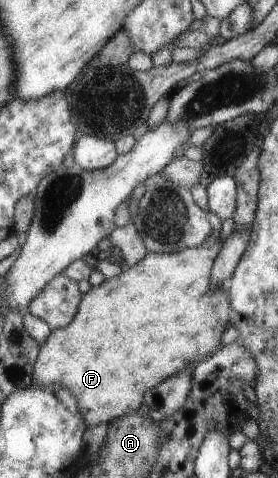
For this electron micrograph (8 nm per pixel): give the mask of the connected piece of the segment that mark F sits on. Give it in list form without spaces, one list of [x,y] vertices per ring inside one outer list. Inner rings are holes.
[[[219,231],[210,233],[204,242],[196,247],[186,248],[174,253],[154,253],[146,252],[146,255],[137,261],[133,266],[123,267],[123,270],[114,277],[107,277],[104,283],[93,286],[84,294],[81,306],[78,308],[76,317],[69,326],[55,329],[50,337],[41,344],[41,350],[33,371],[34,387],[44,387],[50,384],[64,384],[68,386],[77,396],[81,403],[81,412],[85,417],[88,428],[98,425],[98,423],[108,422],[112,418],[122,417],[125,414],[138,410],[144,402],[144,393],[146,390],[157,386],[160,382],[164,382],[166,378],[170,378],[174,374],[182,371],[186,365],[196,365],[202,362],[208,353],[212,353],[216,349],[216,341],[220,339],[222,331],[226,329],[226,325],[230,325],[231,307],[226,288],[218,286],[210,289],[210,275],[212,275],[212,265],[220,253],[220,249],[224,243],[218,238]]]

